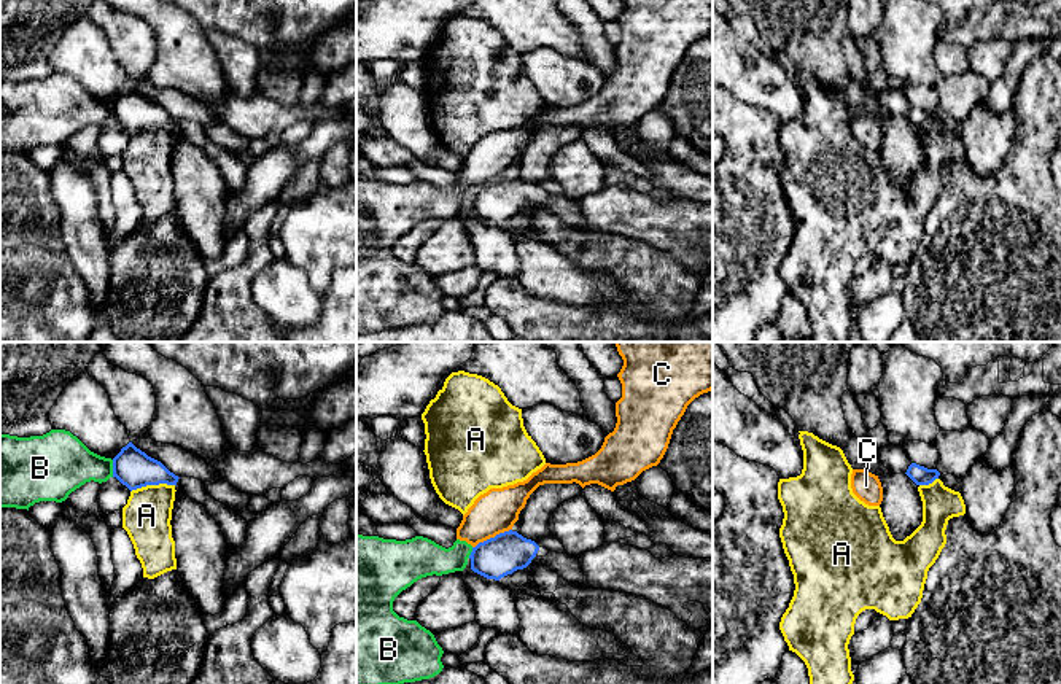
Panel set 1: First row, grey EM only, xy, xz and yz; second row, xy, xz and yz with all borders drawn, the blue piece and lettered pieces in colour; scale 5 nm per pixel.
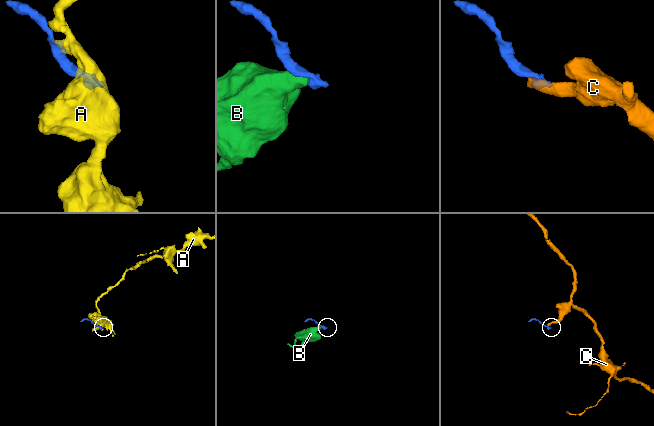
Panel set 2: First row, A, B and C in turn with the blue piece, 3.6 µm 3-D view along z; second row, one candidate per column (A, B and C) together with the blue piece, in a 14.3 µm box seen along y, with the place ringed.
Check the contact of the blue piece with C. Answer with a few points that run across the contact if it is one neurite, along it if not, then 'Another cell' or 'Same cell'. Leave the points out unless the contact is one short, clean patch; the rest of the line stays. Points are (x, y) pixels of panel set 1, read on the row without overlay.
Line: xz (511, 172), (479, 185), (473, 191). Another cell

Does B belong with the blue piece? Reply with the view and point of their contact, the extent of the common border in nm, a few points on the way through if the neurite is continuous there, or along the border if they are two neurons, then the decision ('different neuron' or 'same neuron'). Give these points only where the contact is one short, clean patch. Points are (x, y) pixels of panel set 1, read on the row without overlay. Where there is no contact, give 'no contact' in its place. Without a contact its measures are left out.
xy (113, 112) | 90 nm | along xy (112, 104), (113, 120) | different neuron

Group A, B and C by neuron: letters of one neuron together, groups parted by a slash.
A / B C

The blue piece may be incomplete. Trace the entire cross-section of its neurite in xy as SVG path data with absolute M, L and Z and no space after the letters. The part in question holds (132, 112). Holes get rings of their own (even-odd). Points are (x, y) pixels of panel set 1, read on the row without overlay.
M132 86L121 92L113 102L113 121L130 135L146 129L180 129L185 137L205 151L220 169L229 191L239 191L245 185L248 165L240 156L232 154L205 135L202 124L194 121L178 121L161 105L148 100Z

